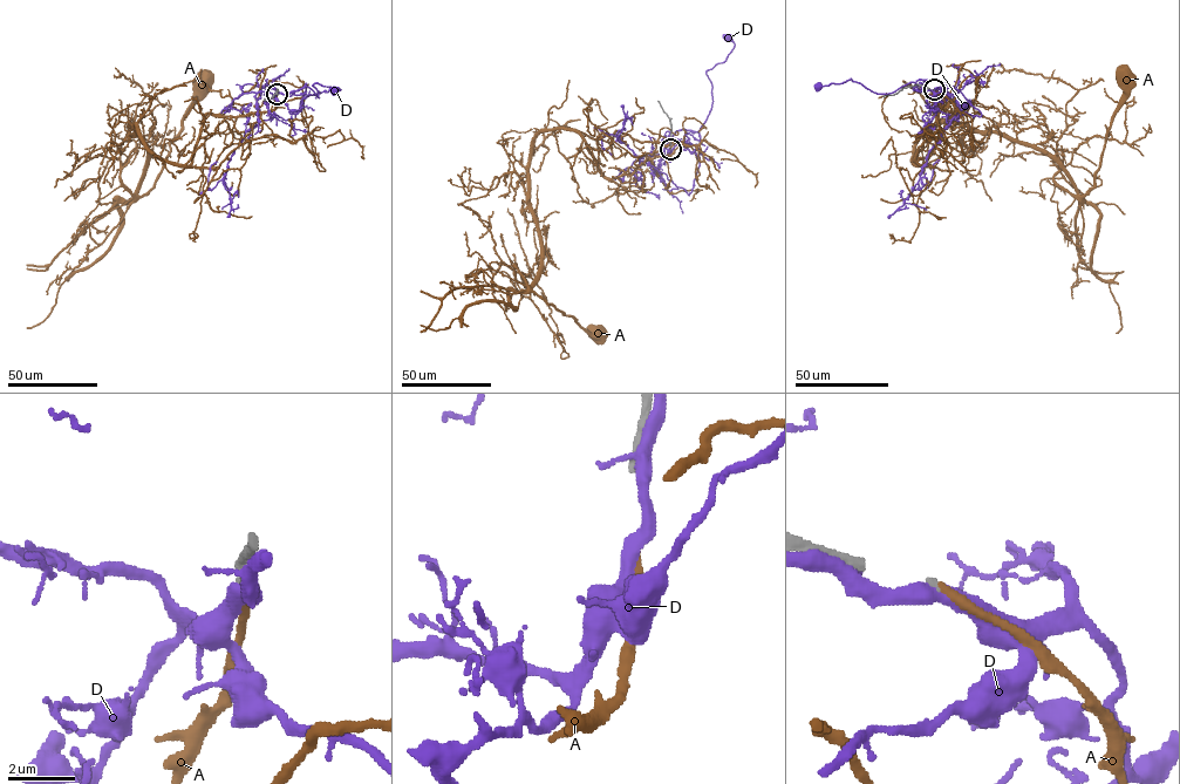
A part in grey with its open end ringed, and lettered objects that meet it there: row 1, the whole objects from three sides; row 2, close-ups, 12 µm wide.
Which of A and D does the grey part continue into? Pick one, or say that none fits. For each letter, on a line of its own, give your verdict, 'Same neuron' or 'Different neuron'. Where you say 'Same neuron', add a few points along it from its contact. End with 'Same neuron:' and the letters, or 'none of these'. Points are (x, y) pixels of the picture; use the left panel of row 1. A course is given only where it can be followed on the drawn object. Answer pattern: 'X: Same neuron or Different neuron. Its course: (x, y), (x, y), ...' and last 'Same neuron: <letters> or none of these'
A: Same neuron. Its course: (275, 93), (270, 111), (207, 114), (189, 165), (162, 161), (135, 124), (147, 145), (136, 196), (204, 80)
D: Different neuron
Same neuron: A

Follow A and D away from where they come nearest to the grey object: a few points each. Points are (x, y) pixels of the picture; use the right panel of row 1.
A: (934, 89), (963, 113), (915, 164), (927, 130), (966, 123), (1043, 150), (1083, 196), (1123, 75)
D: (933, 89), (915, 90), (915, 83), (909, 82), (892, 93), (878, 94), (850, 79), (818, 86)

